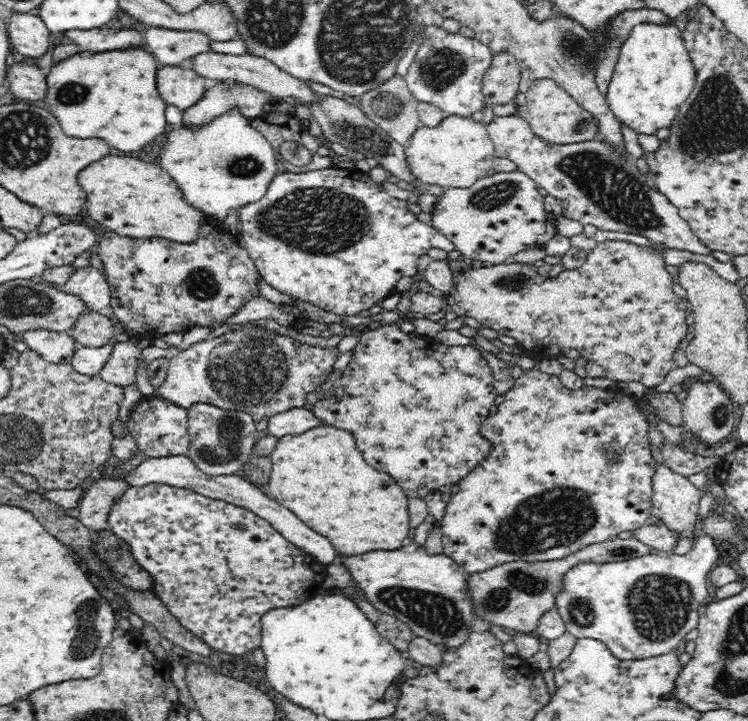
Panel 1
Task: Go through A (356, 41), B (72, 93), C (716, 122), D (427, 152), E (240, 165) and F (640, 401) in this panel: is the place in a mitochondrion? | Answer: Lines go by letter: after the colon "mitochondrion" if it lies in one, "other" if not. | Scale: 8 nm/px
A: mitochondrion
B: mitochondrion
C: mitochondrion
D: other
E: mitochondrion
F: other

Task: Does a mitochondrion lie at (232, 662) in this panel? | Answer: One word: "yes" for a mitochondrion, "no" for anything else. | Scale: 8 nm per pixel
no

